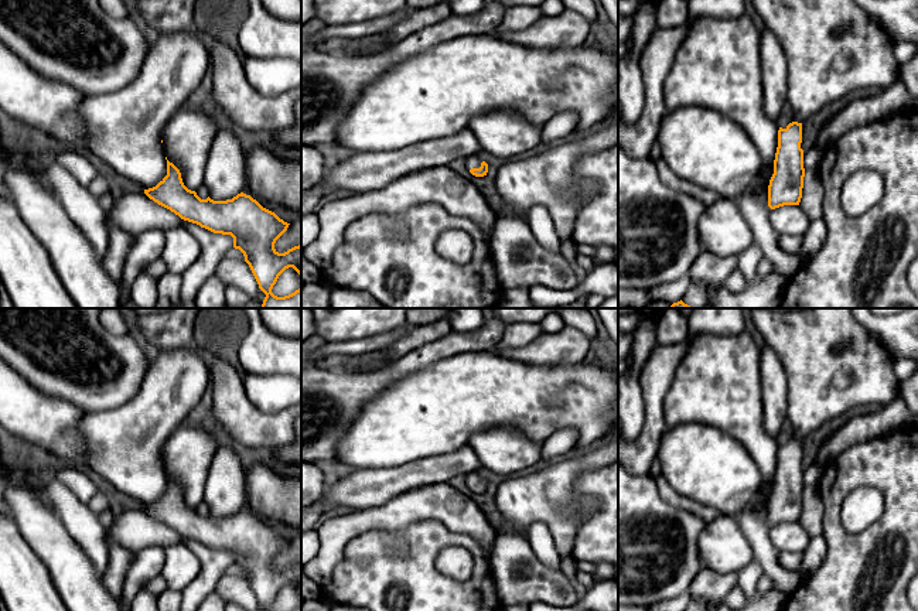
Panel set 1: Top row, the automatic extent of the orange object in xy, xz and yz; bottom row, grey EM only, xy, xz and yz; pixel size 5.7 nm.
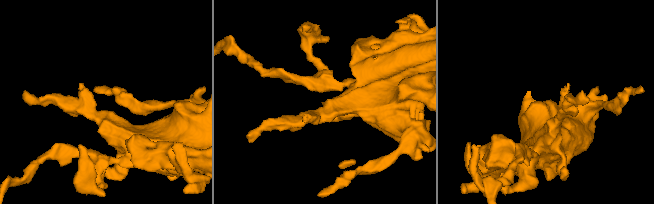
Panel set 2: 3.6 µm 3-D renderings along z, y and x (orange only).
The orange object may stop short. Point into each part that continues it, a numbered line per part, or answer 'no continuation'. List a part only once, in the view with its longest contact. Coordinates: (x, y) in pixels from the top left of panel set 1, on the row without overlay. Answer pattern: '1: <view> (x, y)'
1: xz (473, 478)

